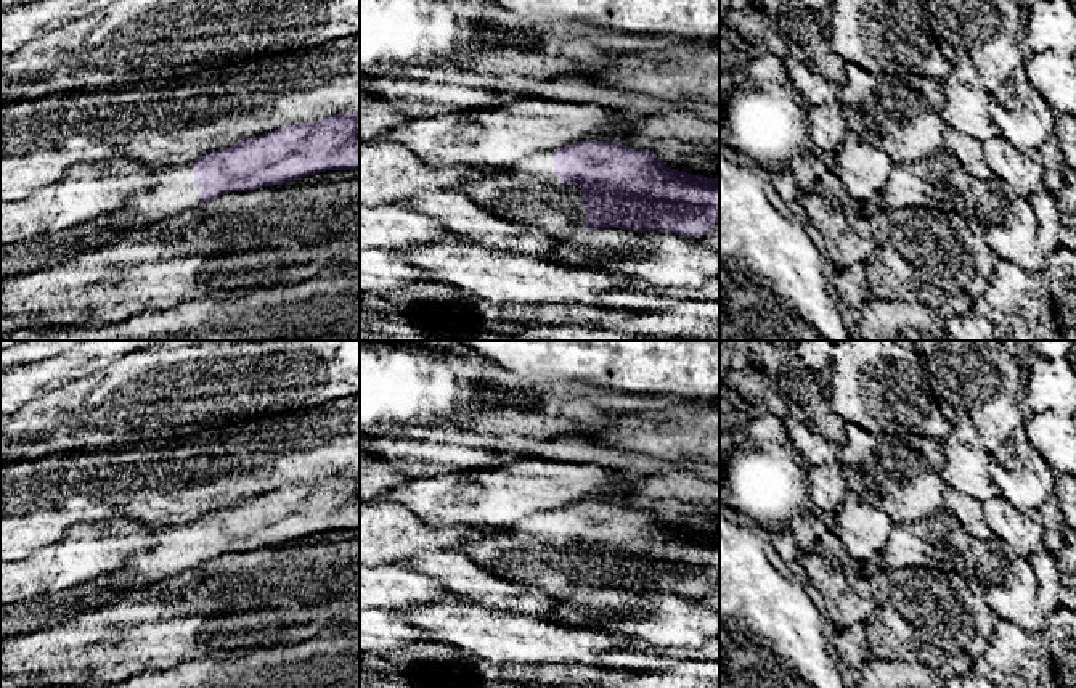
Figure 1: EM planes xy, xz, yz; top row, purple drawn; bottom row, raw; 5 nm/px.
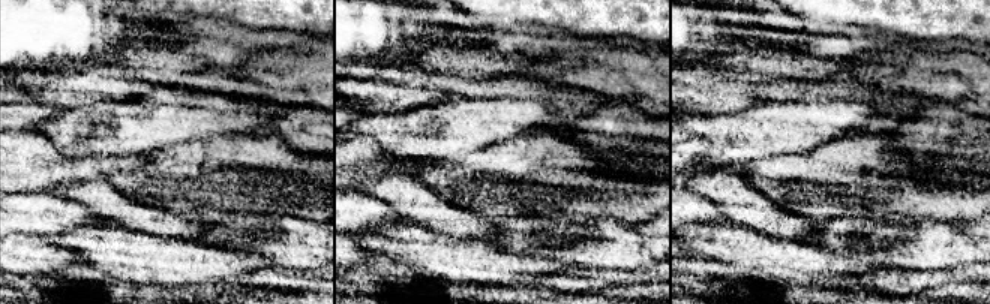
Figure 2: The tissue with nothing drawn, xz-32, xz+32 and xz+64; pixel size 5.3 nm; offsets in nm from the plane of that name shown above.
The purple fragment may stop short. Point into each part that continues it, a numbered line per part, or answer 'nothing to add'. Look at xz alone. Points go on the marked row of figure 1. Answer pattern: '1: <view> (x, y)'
1: xz (527, 193)

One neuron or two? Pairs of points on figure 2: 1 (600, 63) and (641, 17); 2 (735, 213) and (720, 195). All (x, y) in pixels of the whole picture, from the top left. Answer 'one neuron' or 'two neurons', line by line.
1: two neurons
2: one neuron

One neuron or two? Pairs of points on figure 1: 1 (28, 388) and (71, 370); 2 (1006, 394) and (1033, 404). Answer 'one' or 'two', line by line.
1: one
2: two

